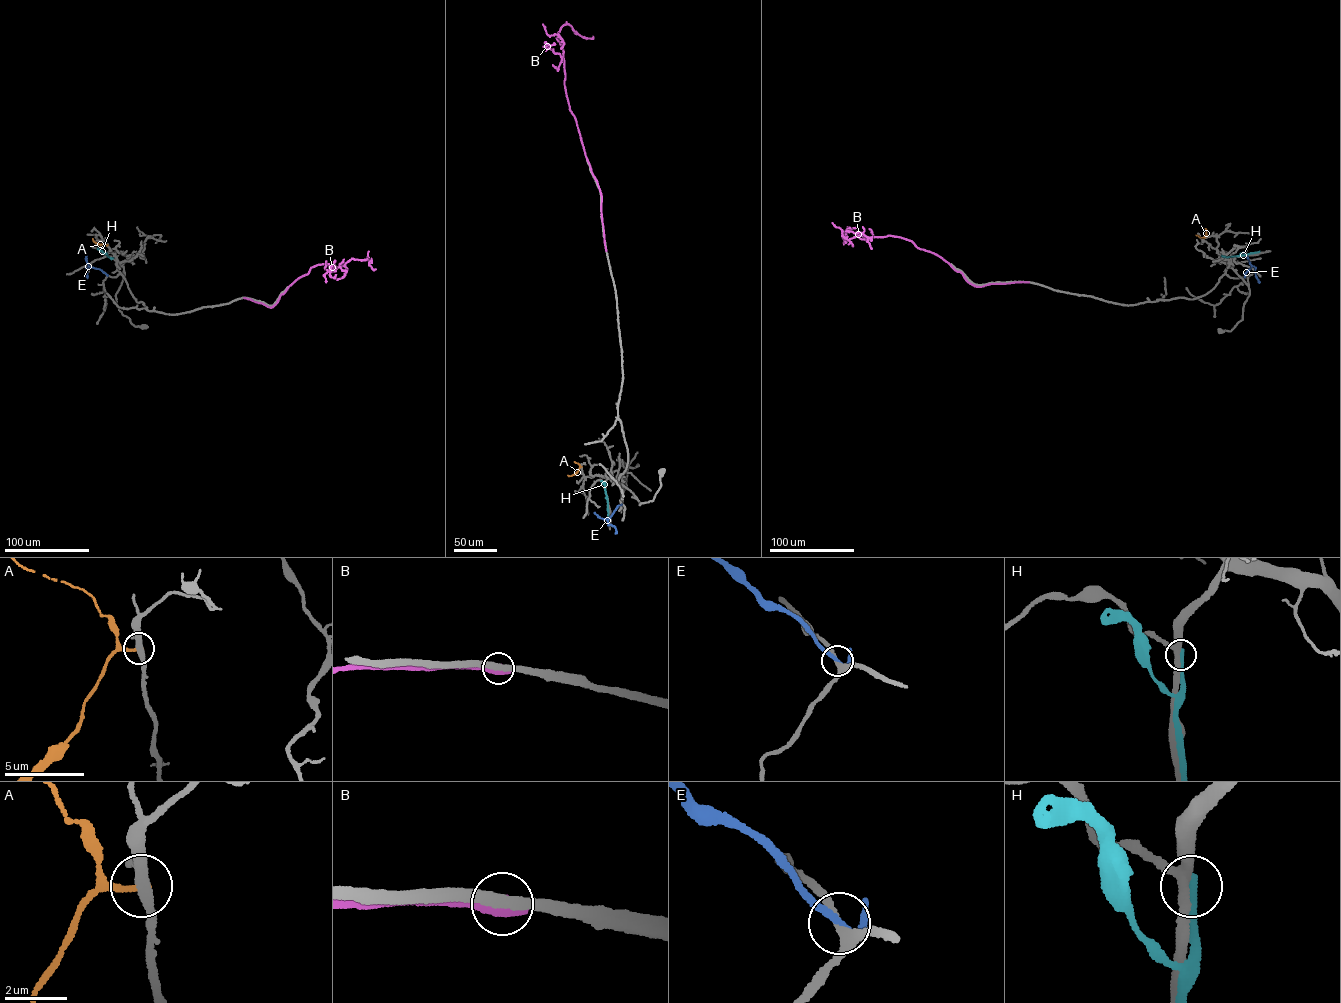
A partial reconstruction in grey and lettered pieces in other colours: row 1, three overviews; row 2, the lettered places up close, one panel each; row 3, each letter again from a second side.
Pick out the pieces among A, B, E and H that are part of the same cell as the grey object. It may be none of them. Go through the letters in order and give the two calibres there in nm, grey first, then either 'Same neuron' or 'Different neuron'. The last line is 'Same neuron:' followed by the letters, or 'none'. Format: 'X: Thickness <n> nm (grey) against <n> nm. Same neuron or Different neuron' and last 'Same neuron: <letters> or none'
A: Thickness 320 nm (grey) against 200 nm. Different neuron
B: Thickness 380 nm (grey) against 650 nm. Different neuron
E: Thickness 240 nm (grey) against 220 nm. Different neuron
H: Thickness 320 nm (grey) against 340 nm. Different neuron
Same neuron: none

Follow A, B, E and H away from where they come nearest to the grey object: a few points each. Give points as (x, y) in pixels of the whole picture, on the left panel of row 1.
A: (107, 245), (98, 244), (92, 238)
B: (244, 297), (272, 307), (290, 285), (317, 265), (338, 267), (352, 258), (368, 257), (369, 265), (376, 269)
E: (107, 275), (99, 269), (87, 267), (87, 278), (81, 283)
H: (113, 258), (97, 248)

